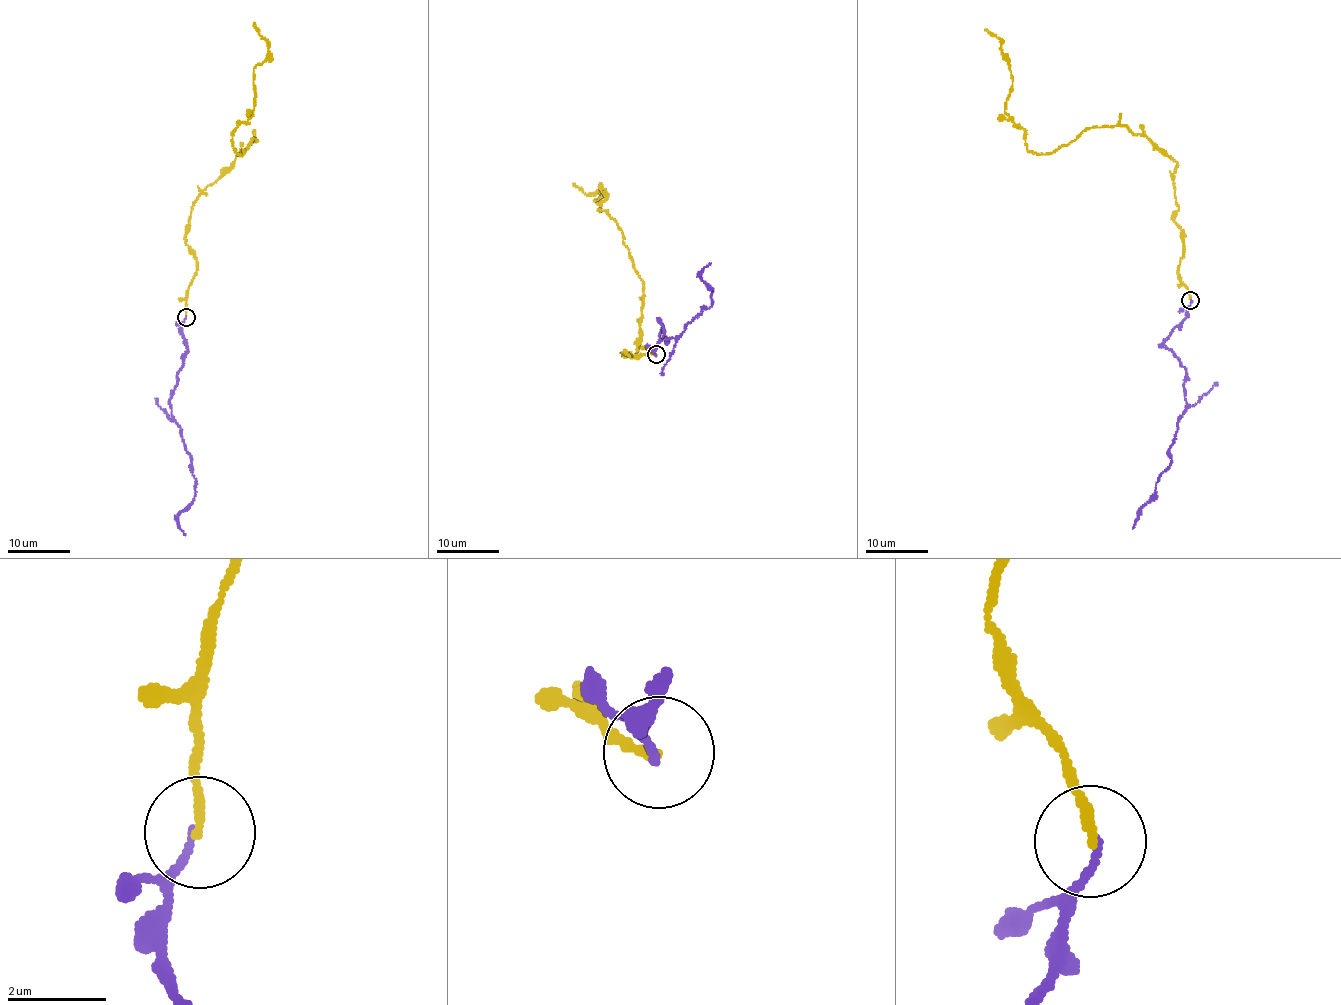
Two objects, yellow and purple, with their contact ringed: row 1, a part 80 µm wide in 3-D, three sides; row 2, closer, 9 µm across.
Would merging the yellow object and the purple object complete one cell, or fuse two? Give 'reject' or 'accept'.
accept

